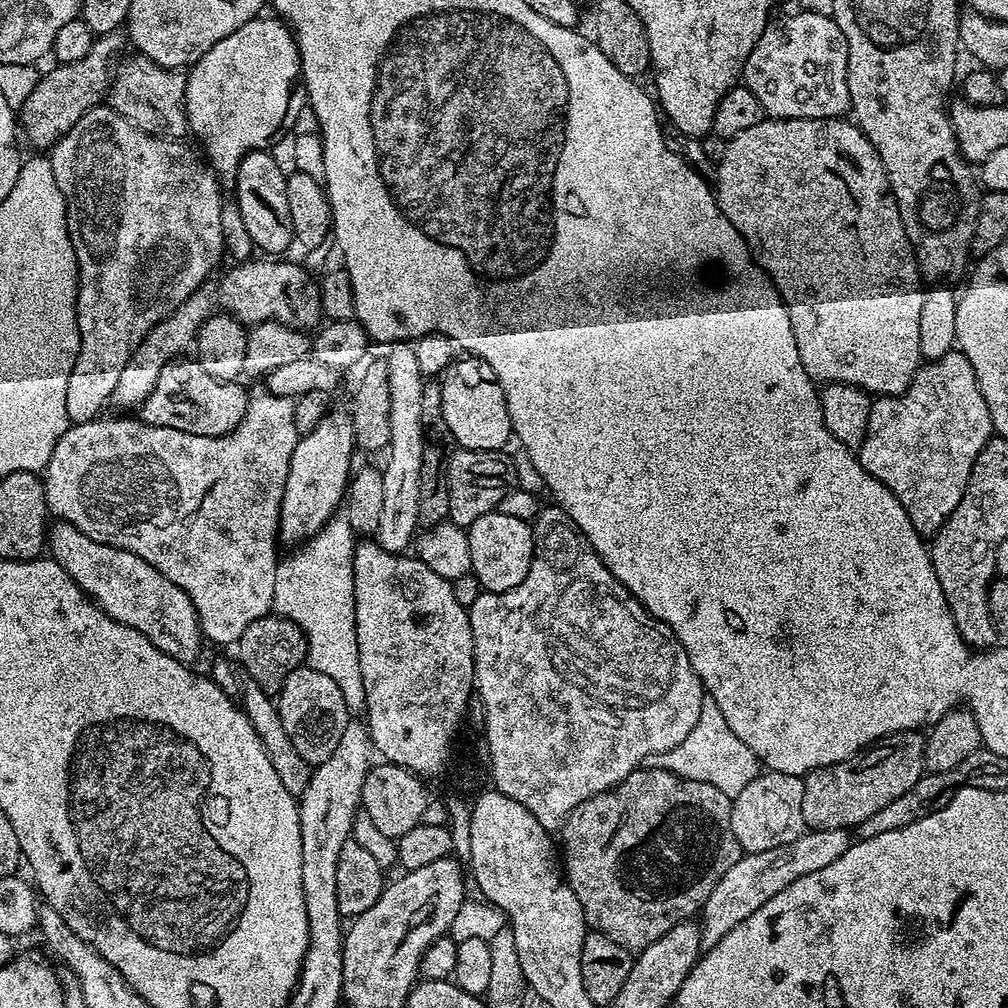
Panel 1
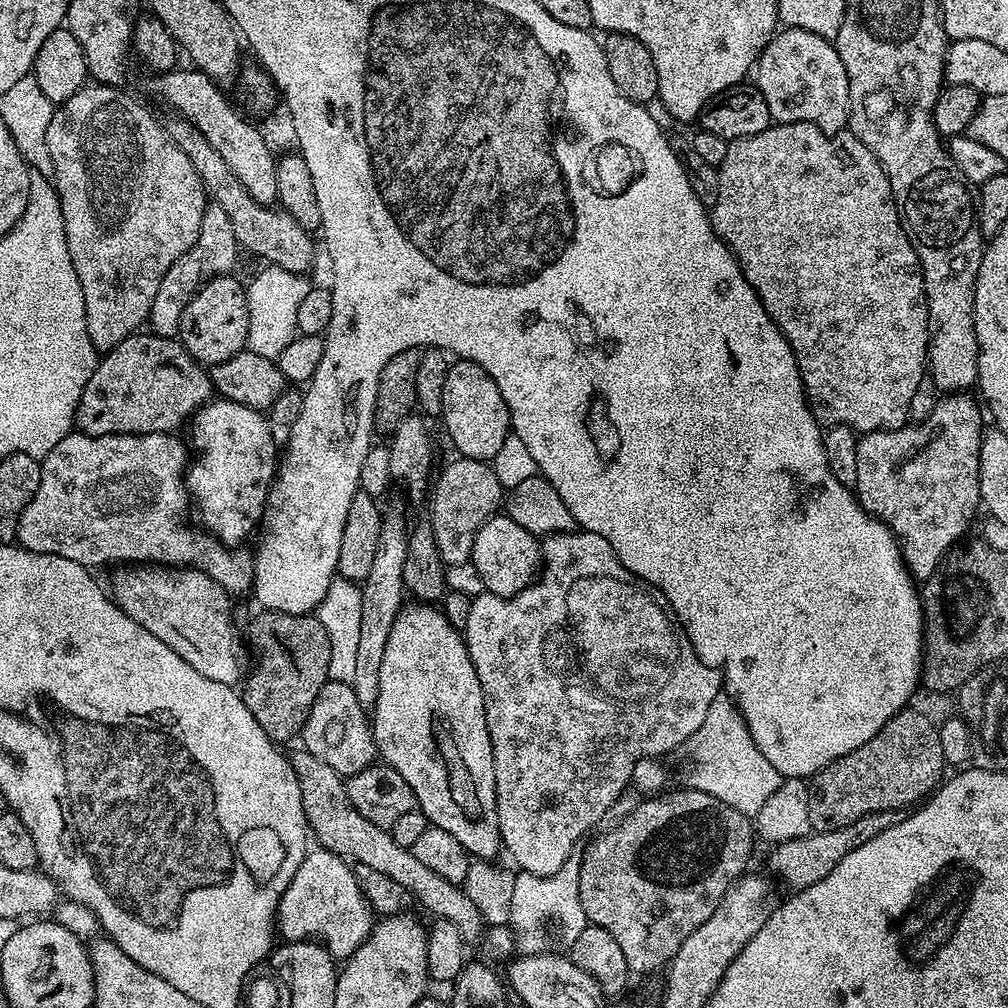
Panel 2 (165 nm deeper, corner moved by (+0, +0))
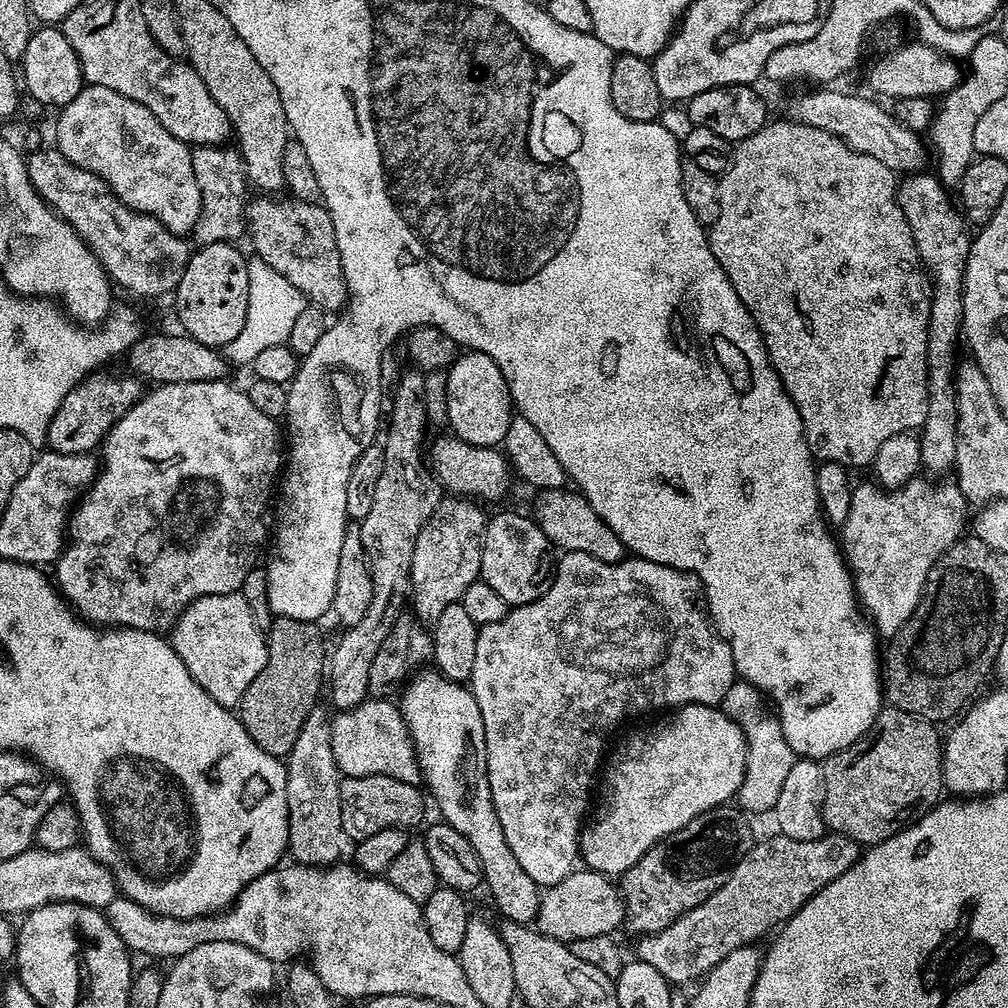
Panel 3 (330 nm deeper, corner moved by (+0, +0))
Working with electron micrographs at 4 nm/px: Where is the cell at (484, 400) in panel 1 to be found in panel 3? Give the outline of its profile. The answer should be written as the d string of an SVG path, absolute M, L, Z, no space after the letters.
M468 350L458 355L447 369L447 373L447 427L454 433L456 439L483 448L496 448L503 445L506 430L510 430L514 405L506 378L502 370L498 370L498 362L494 362L494 358L486 354Z

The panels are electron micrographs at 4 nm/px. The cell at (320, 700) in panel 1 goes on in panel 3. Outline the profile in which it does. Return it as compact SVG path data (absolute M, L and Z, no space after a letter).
M369 698L358 706L337 711L335 715L330 720L330 746L334 750L334 762L341 777L389 776L407 784L421 783L416 747L412 745L404 715L391 699Z

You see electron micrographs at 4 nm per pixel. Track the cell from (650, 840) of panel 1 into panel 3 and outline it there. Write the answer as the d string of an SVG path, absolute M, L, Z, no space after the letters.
M721 806L711 808L706 814L698 814L682 830L662 838L630 870L626 870L618 887L624 897L624 924L630 931L636 932L637 937L651 936L654 932L666 930L679 916L694 910L714 890L721 888L726 882L729 872L732 871L732 865L739 862L742 857L748 853L754 843L752 828L748 825L749 817L745 815L739 807Z

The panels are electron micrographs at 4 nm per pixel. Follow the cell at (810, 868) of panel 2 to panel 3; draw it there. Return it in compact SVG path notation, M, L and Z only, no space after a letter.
M772 834L769 840L757 839L751 850L732 865L732 871L729 872L724 885L714 890L714 894L710 894L706 902L679 916L670 926L666 926L666 930L639 937L635 941L635 959L646 962L646 966L654 966L654 970L658 970L658 974L662 974L662 978L666 978L673 986L688 984L691 980L699 981L707 976L710 969L718 966L718 962L722 962L726 954L730 954L735 948L749 947L759 936L766 935L772 927L775 929L783 925L811 896L834 882L834 878L846 874L846 870L850 870L850 866L854 866L857 859L858 846L845 836L825 834L817 840L799 840Z

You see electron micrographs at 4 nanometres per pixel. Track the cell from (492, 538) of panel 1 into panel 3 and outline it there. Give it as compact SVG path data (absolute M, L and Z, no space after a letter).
M500 512L497 516L489 515L484 525L484 541L482 542L482 558L480 559L480 579L485 580L509 606L529 604L546 590L550 590L554 575L554 545L542 534L535 519L531 515L523 516L520 512Z

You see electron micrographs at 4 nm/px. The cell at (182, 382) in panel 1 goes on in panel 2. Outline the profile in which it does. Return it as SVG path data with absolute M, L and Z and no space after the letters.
M147 334L128 336L118 346L107 349L99 357L90 382L82 390L82 398L76 407L75 427L88 436L109 436L110 434L154 434L175 433L189 423L192 417L213 399L214 389L211 375L185 349L179 339L171 336Z

